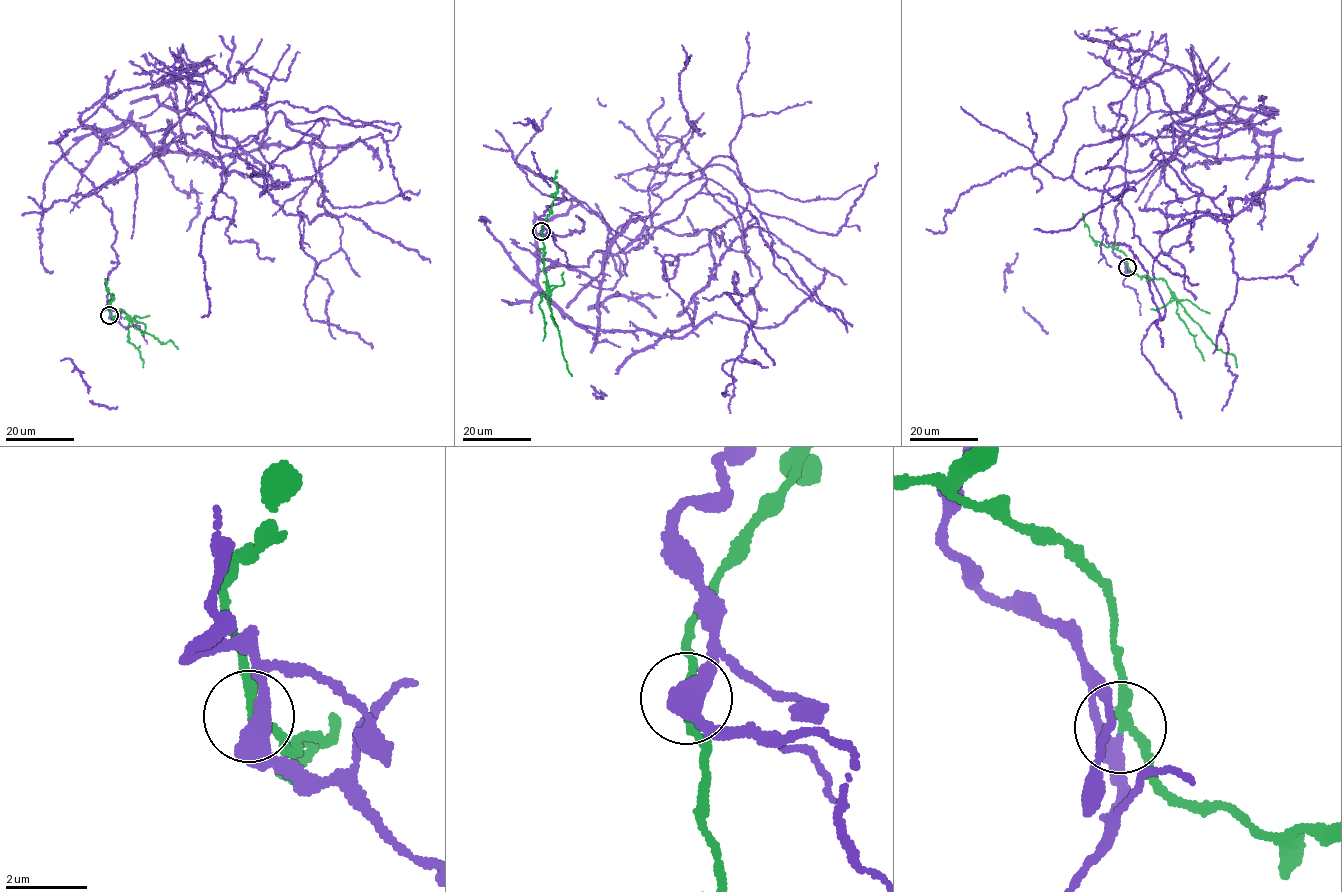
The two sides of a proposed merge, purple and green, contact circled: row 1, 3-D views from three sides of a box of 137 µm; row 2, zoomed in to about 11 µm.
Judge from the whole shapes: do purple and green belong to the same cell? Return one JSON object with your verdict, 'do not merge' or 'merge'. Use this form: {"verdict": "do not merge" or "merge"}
{"verdict": "do not merge"}

